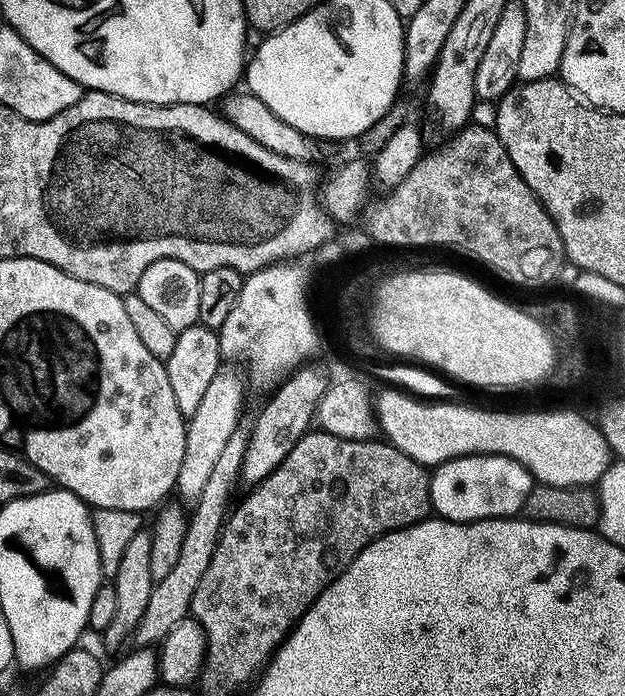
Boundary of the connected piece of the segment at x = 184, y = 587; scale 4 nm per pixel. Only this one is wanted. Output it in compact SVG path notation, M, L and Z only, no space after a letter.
M248 414L241 415L236 428L230 434L229 441L226 442L225 449L222 450L221 457L218 458L217 464L210 473L209 481L202 488L202 494L194 502L195 510L191 511L186 538L183 539L177 564L170 570L170 573L166 574L165 578L158 580L153 585L146 611L135 628L132 640L137 647L153 647L161 643L172 628L189 615L194 591L197 590L198 583L206 572L206 567L212 561L213 552L223 531L224 521L227 519L228 509L231 505L230 496L234 486L239 485L241 466L243 466L249 438L251 438L254 428L254 421L255 419L251 415L249 417Z

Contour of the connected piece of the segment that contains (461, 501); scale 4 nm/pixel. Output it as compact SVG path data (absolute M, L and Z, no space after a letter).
M459 456L435 465L430 476L432 512L441 520L470 524L474 520L512 518L523 509L534 487L526 466L509 456Z

